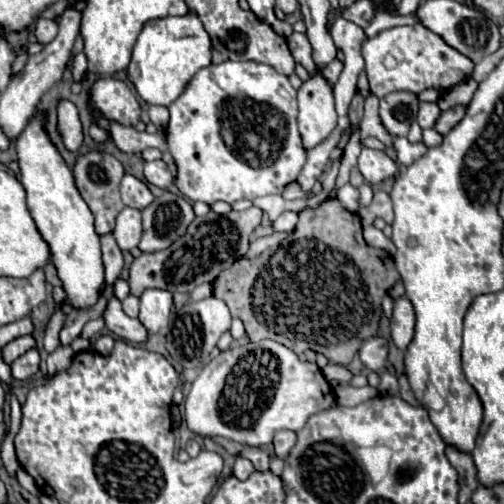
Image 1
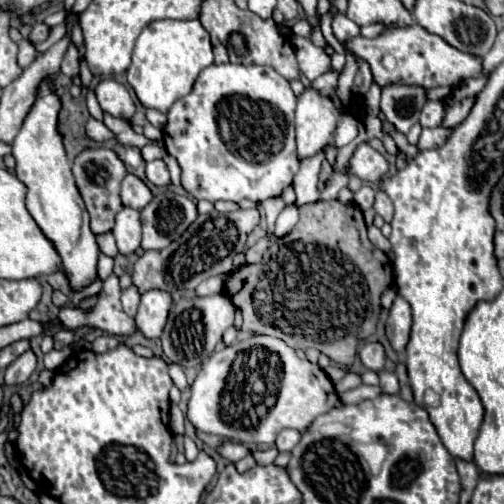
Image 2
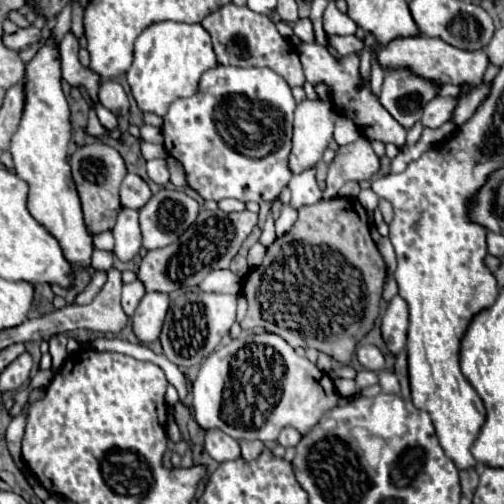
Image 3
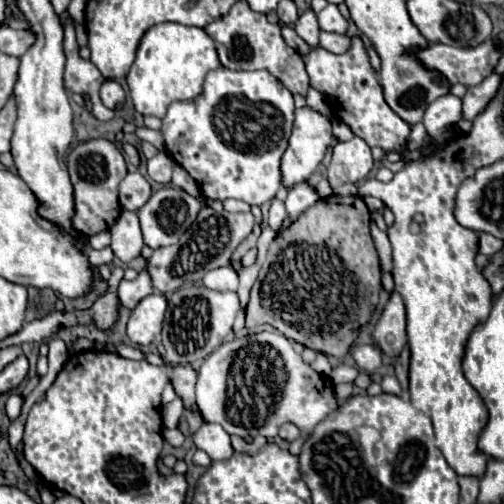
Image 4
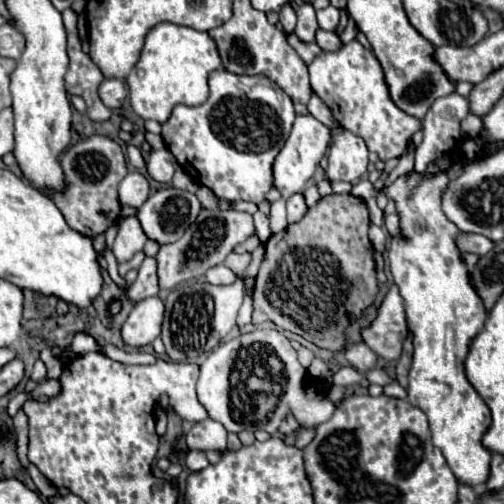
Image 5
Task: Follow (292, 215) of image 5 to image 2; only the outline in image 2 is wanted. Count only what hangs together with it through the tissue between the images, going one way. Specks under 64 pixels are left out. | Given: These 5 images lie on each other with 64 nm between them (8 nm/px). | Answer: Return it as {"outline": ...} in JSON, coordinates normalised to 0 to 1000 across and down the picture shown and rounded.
{"outline":[[[643,302],[607,313],[595,325],[591,345],[583,349],[579,373],[587,385],[587,409],[611,405],[611,401],[631,401],[635,397],[635,377],[631,377],[631,345],[635,345],[635,325],[643,317]]]}

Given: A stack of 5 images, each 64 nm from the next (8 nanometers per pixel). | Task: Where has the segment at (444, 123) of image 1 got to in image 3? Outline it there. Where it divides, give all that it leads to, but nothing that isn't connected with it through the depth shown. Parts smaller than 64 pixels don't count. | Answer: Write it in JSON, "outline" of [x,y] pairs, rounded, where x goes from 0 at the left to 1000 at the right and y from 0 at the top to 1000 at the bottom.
{"outline":[[[952,167],[952,171],[937,175],[933,183],[917,187],[913,198],[909,198],[909,214],[905,214],[901,230],[897,230],[901,246],[917,250],[944,222],[944,214],[960,202],[960,194],[968,190],[968,183],[972,183],[972,167]]]}

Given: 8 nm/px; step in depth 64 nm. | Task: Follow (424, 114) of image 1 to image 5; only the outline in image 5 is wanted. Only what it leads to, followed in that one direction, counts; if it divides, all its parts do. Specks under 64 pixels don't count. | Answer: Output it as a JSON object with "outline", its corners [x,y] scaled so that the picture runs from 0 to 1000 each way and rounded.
{"outline":[[[913,187],[869,194],[841,230],[841,278],[825,298],[825,341],[841,341],[853,321],[897,302],[917,278],[913,242],[933,226],[933,206]]]}

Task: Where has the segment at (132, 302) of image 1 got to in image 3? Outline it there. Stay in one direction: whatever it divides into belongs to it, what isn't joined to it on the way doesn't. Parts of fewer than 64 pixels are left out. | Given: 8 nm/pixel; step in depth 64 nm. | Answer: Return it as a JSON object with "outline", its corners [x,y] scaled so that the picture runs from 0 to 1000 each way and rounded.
{"outline":[[[266,556],[266,560],[242,567],[242,611],[246,611],[246,619],[254,627],[266,623],[270,607],[274,607],[274,599],[278,599],[278,591],[286,583],[290,583],[290,571],[286,571],[286,563],[278,556]]]}

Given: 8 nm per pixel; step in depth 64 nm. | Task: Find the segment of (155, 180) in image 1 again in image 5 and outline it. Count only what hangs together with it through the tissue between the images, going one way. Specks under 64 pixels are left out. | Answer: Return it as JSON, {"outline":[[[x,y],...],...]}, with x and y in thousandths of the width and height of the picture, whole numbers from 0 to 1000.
{"outline":[[[329,294],[321,298],[302,298],[298,310],[294,310],[294,321],[290,321],[290,333],[294,333],[294,345],[310,357],[310,361],[321,361],[321,365],[333,365],[353,333],[353,317],[341,310],[341,302],[333,302]]]}

